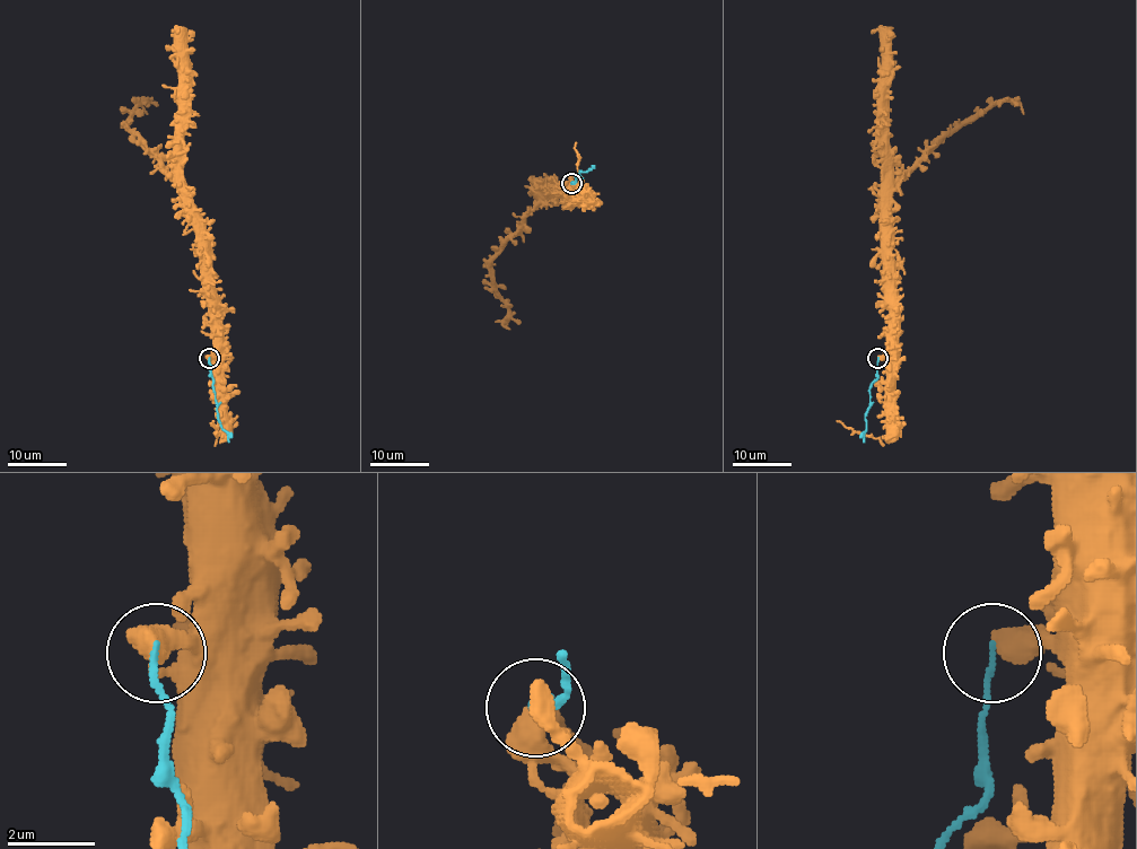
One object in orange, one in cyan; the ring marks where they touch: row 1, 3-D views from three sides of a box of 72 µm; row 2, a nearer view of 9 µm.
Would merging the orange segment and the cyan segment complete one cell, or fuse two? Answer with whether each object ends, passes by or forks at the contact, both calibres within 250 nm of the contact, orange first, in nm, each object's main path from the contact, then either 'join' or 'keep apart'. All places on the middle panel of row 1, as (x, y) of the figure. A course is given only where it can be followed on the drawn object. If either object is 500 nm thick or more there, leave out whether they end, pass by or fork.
calibres 550 and 130 nm; course orange (571, 184), (576, 194), (551, 195), (525, 218), (490, 265), (493, 288), (508, 309), (504, 324), (509, 329); course cyan (571, 184), (580, 171), (592, 169); keep apart

